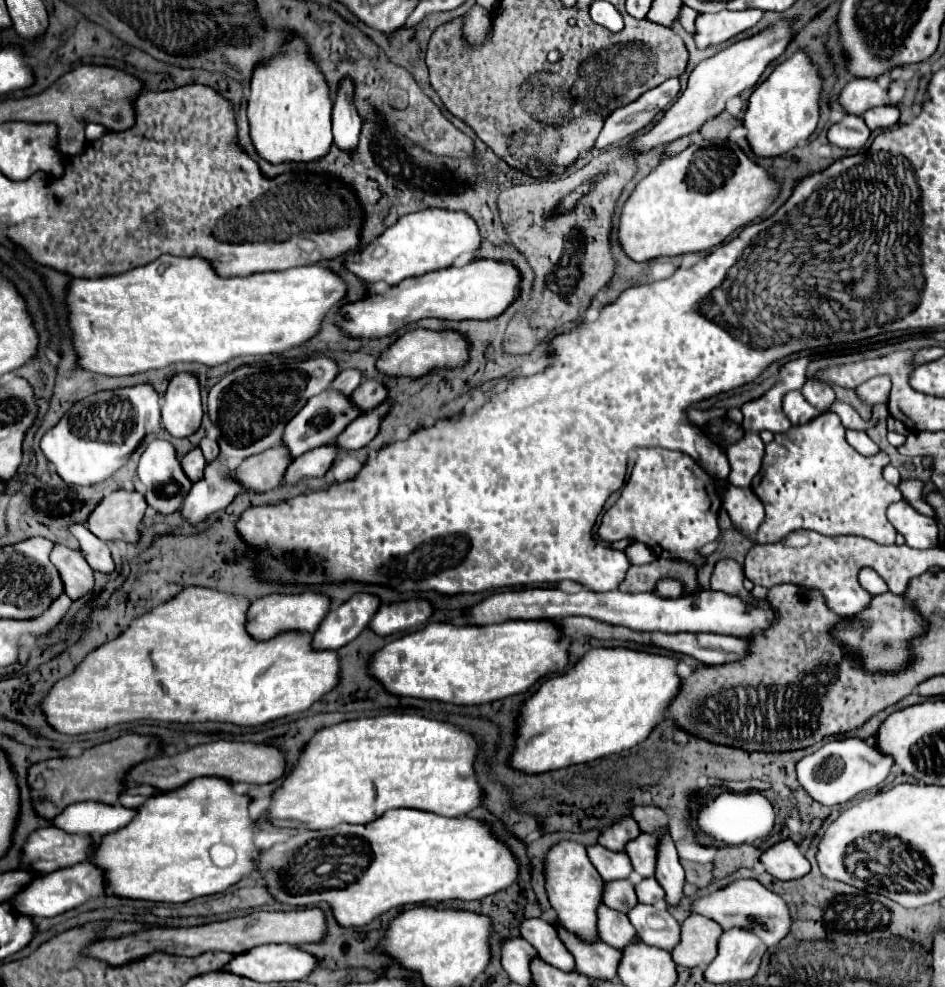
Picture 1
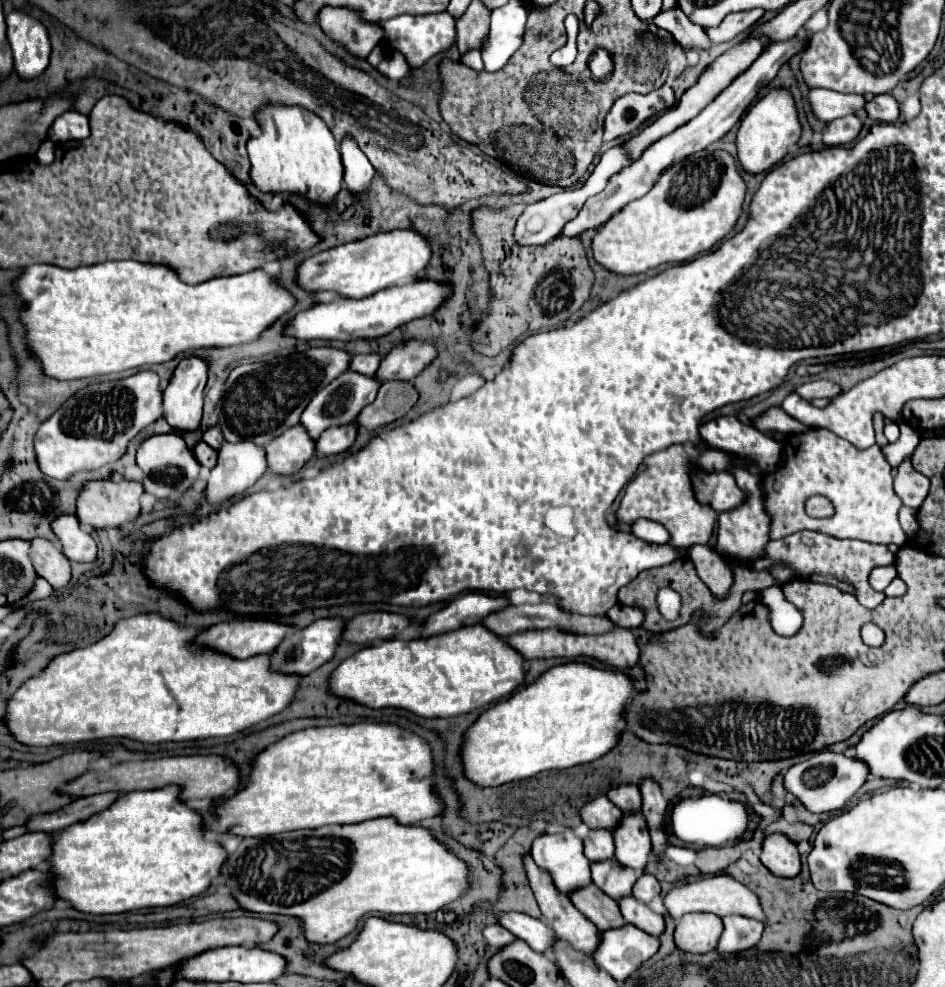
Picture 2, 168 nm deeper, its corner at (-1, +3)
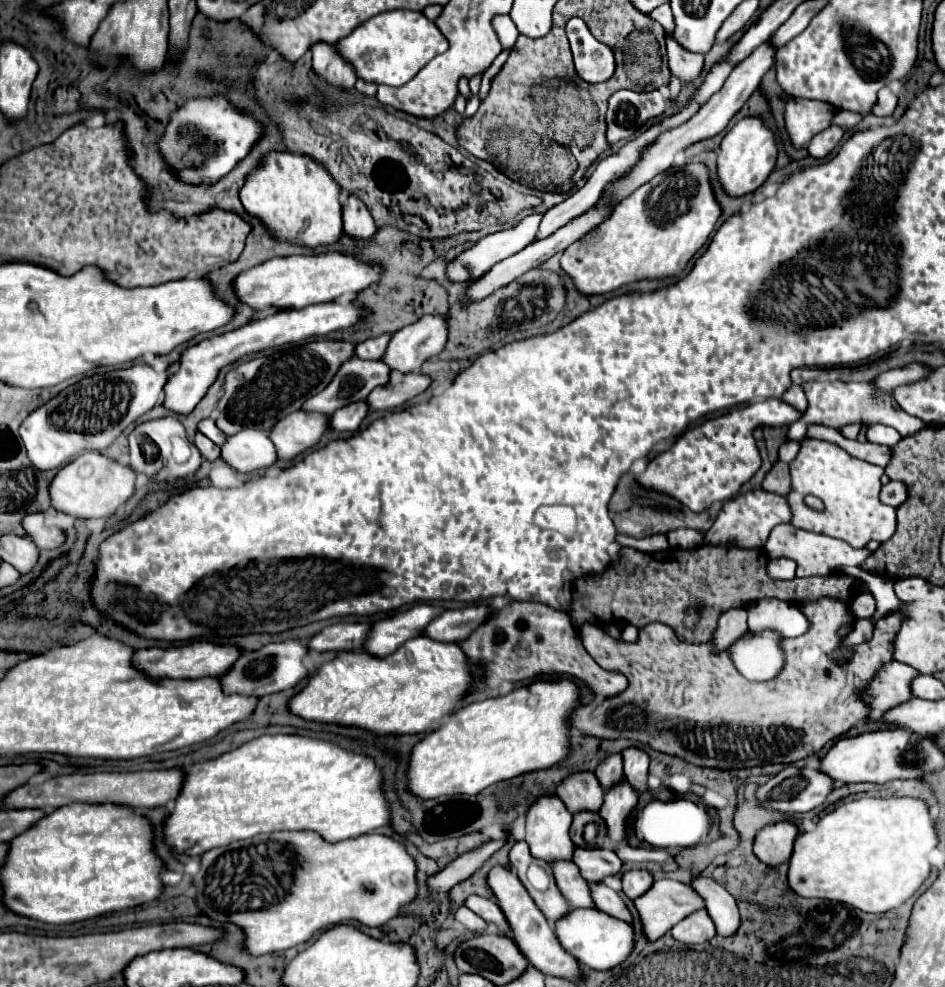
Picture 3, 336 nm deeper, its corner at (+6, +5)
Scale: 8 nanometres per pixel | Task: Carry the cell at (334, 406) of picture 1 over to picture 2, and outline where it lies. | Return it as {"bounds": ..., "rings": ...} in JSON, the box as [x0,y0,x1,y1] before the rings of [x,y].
{"bounds":[300,371,380,439],"rings":[[[346,371],[338,379],[334,379],[330,385],[320,389],[320,393],[316,393],[316,397],[304,409],[300,423],[308,429],[308,435],[312,435],[316,439],[316,437],[320,437],[320,433],[324,429],[328,429],[332,425],[346,425],[348,421],[354,421],[358,417],[358,413],[376,399],[378,389],[380,389],[380,379],[368,377],[362,373],[354,373],[354,371]]]}

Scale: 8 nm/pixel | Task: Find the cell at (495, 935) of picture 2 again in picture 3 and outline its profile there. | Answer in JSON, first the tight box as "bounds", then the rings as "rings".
{"bounds":[455,907,487,935],"rings":[[[459,907],[459,909],[455,911],[455,919],[461,921],[461,923],[463,923],[471,933],[475,933],[475,935],[487,933],[487,923],[485,923],[479,915],[475,915],[471,909],[467,909],[467,907]]]}

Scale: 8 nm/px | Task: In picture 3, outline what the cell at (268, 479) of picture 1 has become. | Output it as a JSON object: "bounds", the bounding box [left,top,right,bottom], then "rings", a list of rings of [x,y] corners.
{"bounds":[269,411,327,461],"rings":[[[303,411],[281,419],[269,433],[269,439],[277,447],[277,459],[289,461],[311,449],[327,431],[327,421],[325,415]]]}

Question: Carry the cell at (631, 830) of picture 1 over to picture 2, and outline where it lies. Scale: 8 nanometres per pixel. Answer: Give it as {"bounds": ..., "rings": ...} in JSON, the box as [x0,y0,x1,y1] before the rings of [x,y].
{"bounds":[580,795,622,831],"rings":[[[606,795],[594,797],[580,809],[580,819],[588,829],[612,831],[620,823],[620,817],[622,817],[622,811],[616,809],[616,805],[612,805],[612,801],[608,801]]]}

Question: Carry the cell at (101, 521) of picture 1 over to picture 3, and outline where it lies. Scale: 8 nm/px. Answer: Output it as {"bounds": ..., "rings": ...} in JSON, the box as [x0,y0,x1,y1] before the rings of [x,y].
{"bounds":[49,451,135,519],"rings":[[[95,451],[79,455],[75,461],[65,465],[53,479],[49,491],[53,507],[61,513],[93,519],[93,517],[111,517],[131,495],[135,485],[135,473],[131,467],[119,465]]]}

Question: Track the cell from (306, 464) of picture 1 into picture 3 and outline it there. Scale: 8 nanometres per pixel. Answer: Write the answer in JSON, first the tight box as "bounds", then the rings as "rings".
{"bounds":[329,401,369,431],"rings":[[[357,401],[357,403],[351,403],[349,407],[343,407],[339,411],[335,411],[331,417],[329,417],[329,429],[331,431],[357,431],[361,421],[365,419],[369,407],[365,401]]]}

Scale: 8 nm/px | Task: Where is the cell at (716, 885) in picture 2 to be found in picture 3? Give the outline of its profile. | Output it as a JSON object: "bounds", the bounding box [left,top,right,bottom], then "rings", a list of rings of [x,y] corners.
{"bounds":[635,879,705,939],"rings":[[[673,879],[655,881],[653,887],[635,899],[637,913],[643,921],[643,931],[649,939],[665,935],[673,923],[679,923],[697,909],[705,909],[705,899],[691,885]]]}

